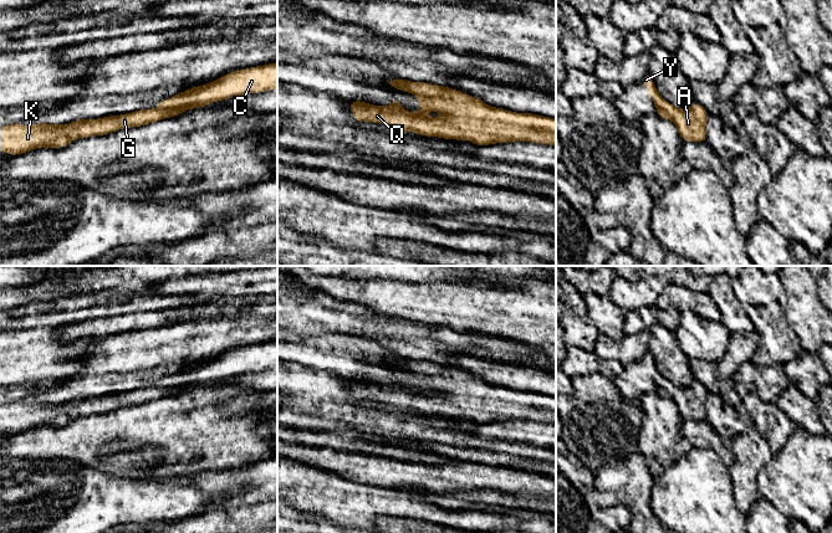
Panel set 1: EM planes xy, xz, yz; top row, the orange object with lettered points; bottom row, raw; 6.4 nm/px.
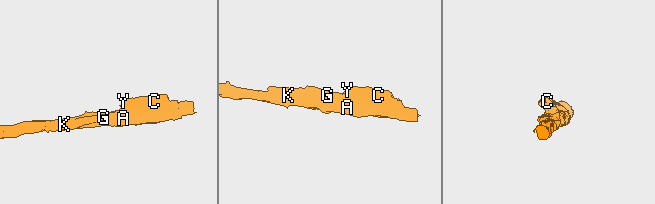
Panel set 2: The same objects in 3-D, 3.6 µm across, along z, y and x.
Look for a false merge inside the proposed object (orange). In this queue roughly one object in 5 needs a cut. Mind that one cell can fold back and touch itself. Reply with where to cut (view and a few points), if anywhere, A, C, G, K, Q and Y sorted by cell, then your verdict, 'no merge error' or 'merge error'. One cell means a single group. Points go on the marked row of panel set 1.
cut none; groups A C G K Q Y; no merge error

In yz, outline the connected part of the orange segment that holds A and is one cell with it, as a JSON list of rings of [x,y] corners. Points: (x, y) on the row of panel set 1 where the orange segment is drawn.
[[[645,76],[642,83],[647,86],[650,98],[654,98],[657,114],[675,124],[683,142],[700,143],[705,140],[705,125],[709,114],[699,102],[695,102],[689,109],[680,109],[672,106],[658,93],[652,77]]]

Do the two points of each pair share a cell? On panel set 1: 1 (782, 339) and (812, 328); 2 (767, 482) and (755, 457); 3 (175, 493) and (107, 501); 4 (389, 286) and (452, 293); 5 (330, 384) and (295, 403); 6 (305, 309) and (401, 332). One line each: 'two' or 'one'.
1: two
2: two
3: one
4: one
5: one
6: one

